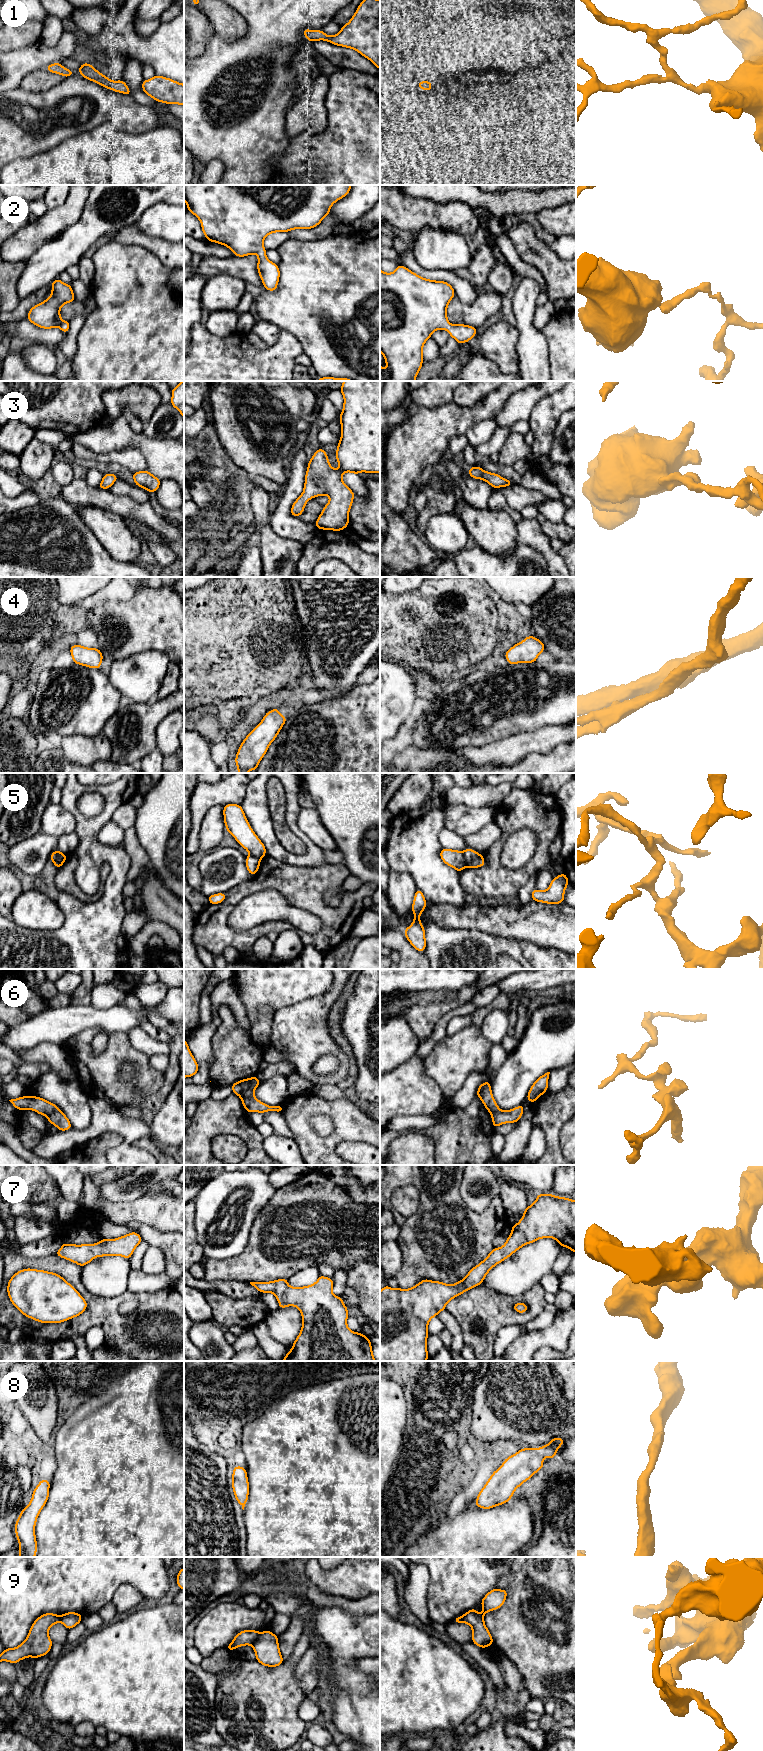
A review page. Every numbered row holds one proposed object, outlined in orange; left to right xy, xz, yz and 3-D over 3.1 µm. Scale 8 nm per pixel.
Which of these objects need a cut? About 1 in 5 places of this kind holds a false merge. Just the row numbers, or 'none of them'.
5, 6, 9

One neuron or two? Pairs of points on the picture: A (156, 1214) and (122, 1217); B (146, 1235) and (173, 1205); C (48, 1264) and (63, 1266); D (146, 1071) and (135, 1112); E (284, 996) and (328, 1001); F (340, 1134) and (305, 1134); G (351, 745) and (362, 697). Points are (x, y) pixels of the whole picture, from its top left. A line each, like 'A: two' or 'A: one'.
A: one
B: two
C: one
D: two
E: two
F: one
G: one

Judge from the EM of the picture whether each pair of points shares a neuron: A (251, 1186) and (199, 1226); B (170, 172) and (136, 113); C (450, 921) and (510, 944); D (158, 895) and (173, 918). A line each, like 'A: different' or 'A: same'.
A: same
B: different
C: different
D: same

